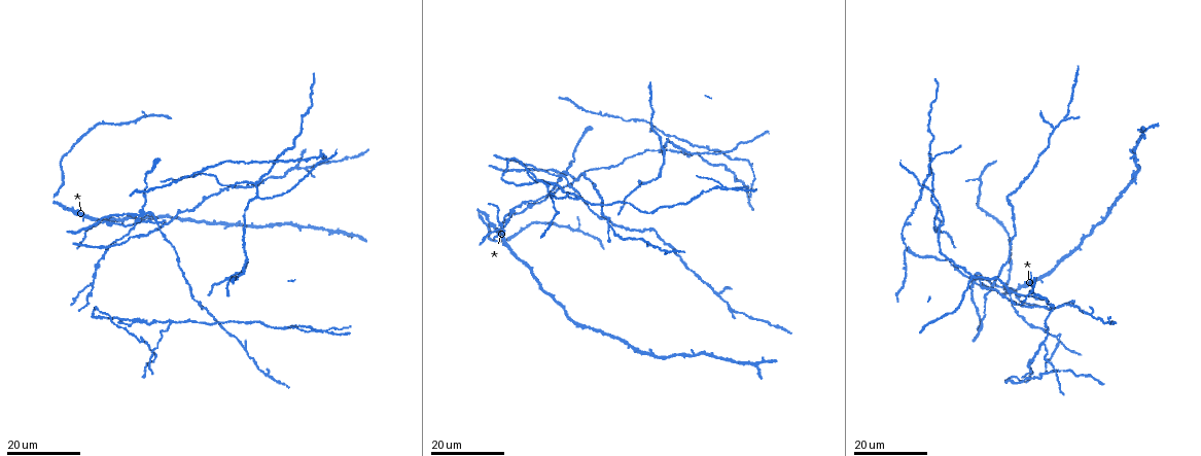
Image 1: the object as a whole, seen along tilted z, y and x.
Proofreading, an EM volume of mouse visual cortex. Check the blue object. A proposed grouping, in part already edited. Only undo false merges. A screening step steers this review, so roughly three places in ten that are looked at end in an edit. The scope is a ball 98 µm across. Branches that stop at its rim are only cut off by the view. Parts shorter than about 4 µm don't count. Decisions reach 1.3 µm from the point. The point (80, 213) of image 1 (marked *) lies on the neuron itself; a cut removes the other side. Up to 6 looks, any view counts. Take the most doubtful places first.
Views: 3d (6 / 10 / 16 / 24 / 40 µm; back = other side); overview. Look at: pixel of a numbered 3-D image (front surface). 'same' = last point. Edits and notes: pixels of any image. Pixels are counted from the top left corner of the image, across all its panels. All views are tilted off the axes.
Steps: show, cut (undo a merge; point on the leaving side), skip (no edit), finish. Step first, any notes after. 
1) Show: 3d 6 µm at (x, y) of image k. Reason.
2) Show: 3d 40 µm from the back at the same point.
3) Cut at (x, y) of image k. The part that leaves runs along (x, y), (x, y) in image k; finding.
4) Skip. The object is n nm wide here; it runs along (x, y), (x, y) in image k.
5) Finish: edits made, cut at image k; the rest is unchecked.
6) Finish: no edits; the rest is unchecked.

Show: 3d 24 µm at (732, 189) of image 1. Three arms meet.

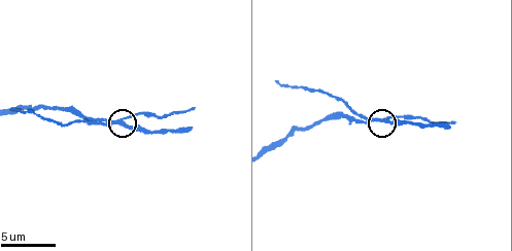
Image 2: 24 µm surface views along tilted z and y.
Show: 3d 10 µm at (124, 121) of image 2.

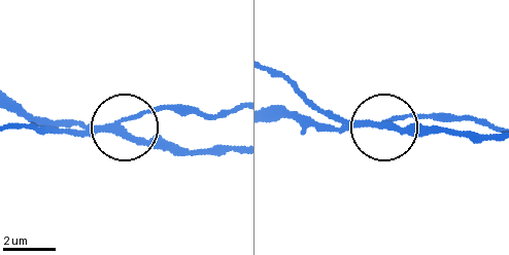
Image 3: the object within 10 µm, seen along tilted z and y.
Cut at (138, 113) of image 3. The part that leaves runs along (99, 130), (17, 124) in image 3; two neurons meet here.

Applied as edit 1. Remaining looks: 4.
Show: 3d 16 µm at (131, 323) of image 1. Three-way junction.

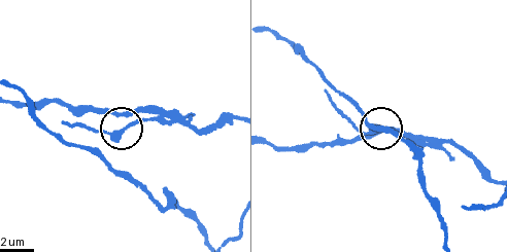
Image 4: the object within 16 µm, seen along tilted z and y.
Show: 3d 6 µm at (129, 123) of image 4. Closer look.

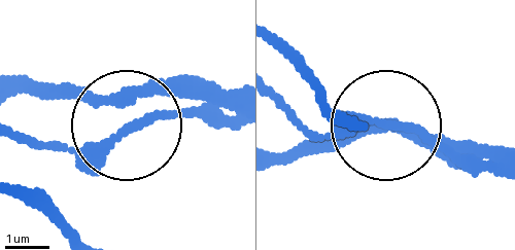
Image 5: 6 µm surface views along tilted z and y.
Skip. The object is 220 nm wide here; it runs along (498, 159), (398, 130), (318, 133), (288, 117) in image 5; continuous, no second neuron.

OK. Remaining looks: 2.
Show: 3d 16 µm at (578, 197) of image 1. Three-way junction.

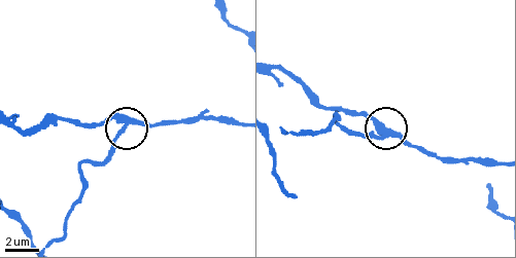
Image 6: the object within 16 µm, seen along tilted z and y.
Show: 3d 6 µm at (383, 131) of image 6.

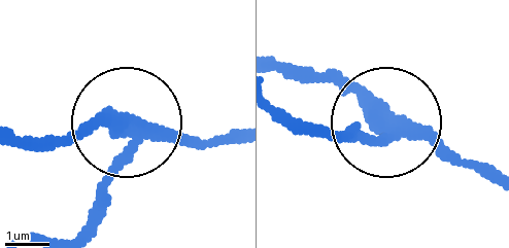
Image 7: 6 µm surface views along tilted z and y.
Cut at (100, 201) of image 7. The side arm is 19 µm long; the part that leaves runs along (138, 143), (75, 233) in image 7; two neurons meet here.

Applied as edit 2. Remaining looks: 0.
Finish: edits made, cut at image 3, cut at image 7; the rest is unchecked.

